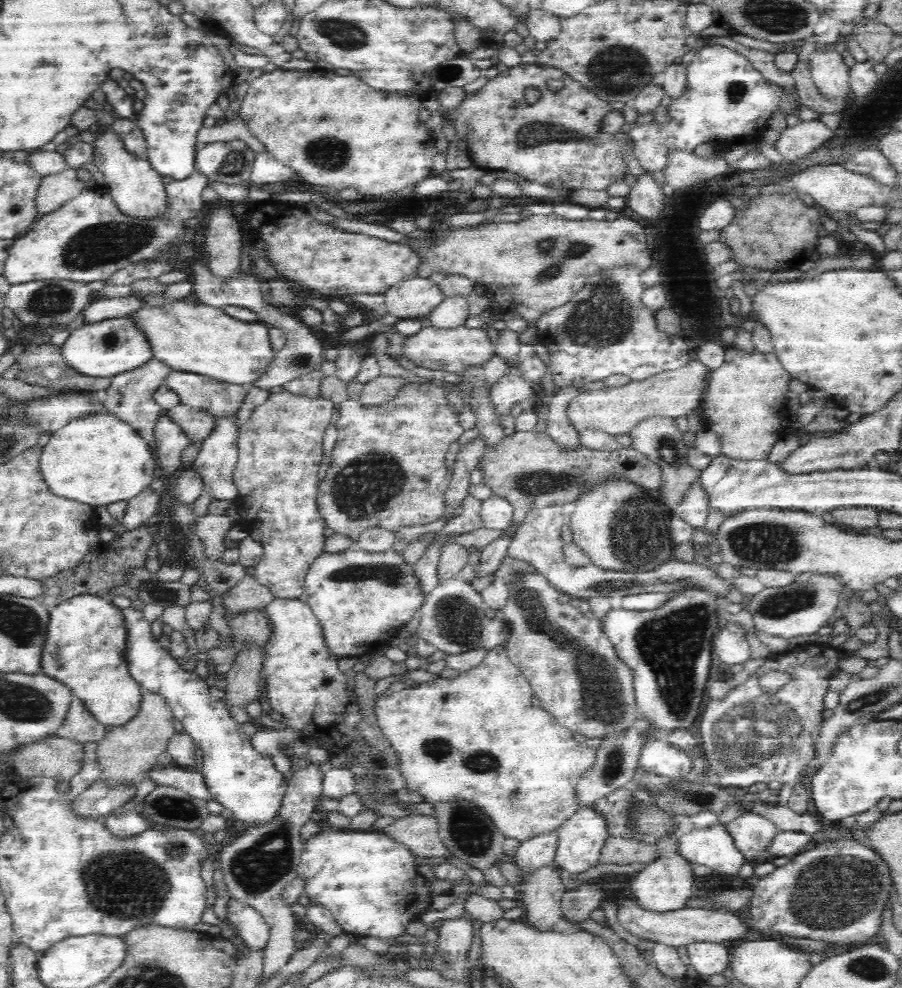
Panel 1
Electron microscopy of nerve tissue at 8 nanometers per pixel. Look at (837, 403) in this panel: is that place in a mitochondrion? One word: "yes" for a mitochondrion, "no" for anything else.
no

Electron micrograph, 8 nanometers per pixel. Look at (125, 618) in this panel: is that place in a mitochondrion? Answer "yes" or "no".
no

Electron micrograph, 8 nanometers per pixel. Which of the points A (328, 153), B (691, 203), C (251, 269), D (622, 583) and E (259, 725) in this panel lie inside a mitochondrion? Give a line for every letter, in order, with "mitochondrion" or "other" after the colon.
A: mitochondrion
B: other
C: other
D: mitochondrion
E: other

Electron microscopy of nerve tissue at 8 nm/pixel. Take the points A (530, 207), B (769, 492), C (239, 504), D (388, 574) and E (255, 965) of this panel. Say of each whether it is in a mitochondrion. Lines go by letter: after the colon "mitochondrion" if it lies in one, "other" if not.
A: other
B: other
C: other
D: mitochondrion
E: other

